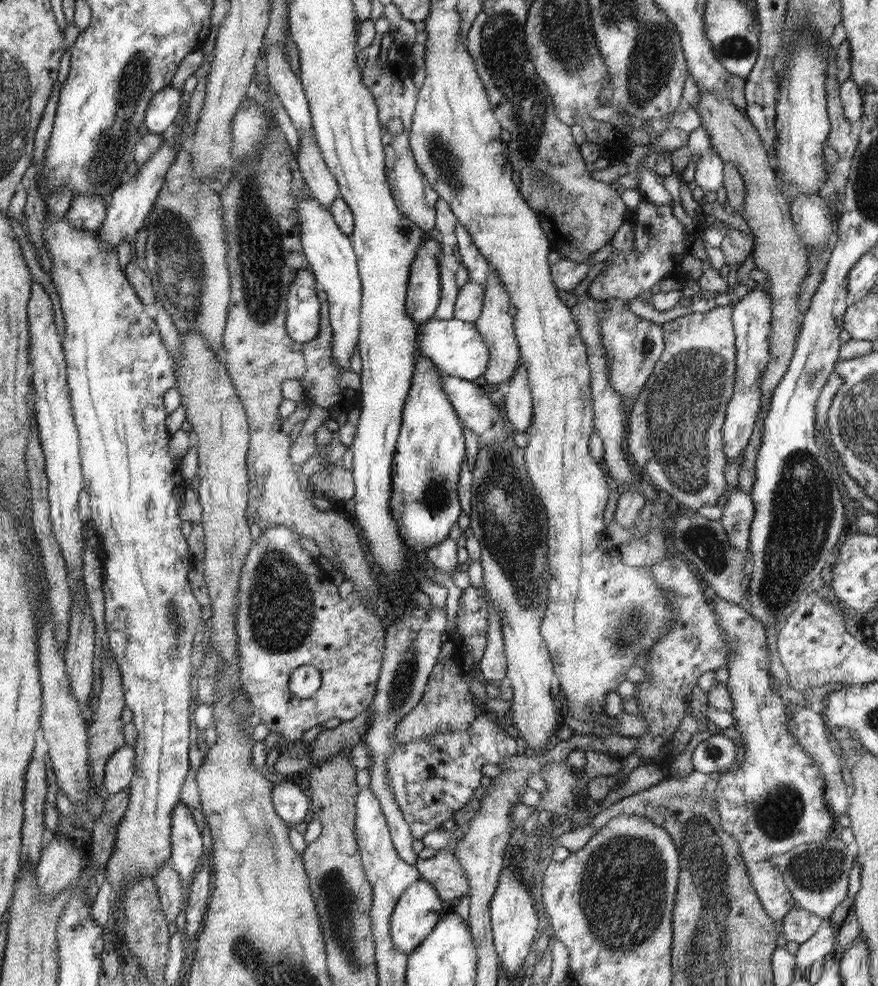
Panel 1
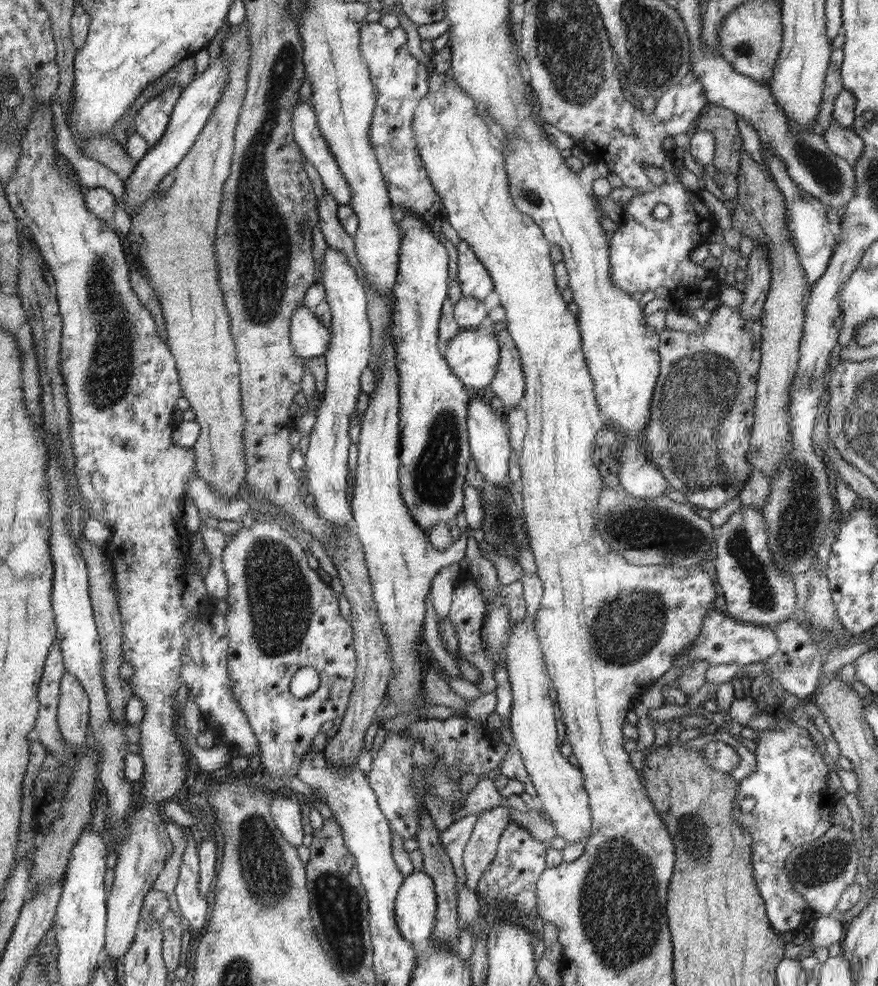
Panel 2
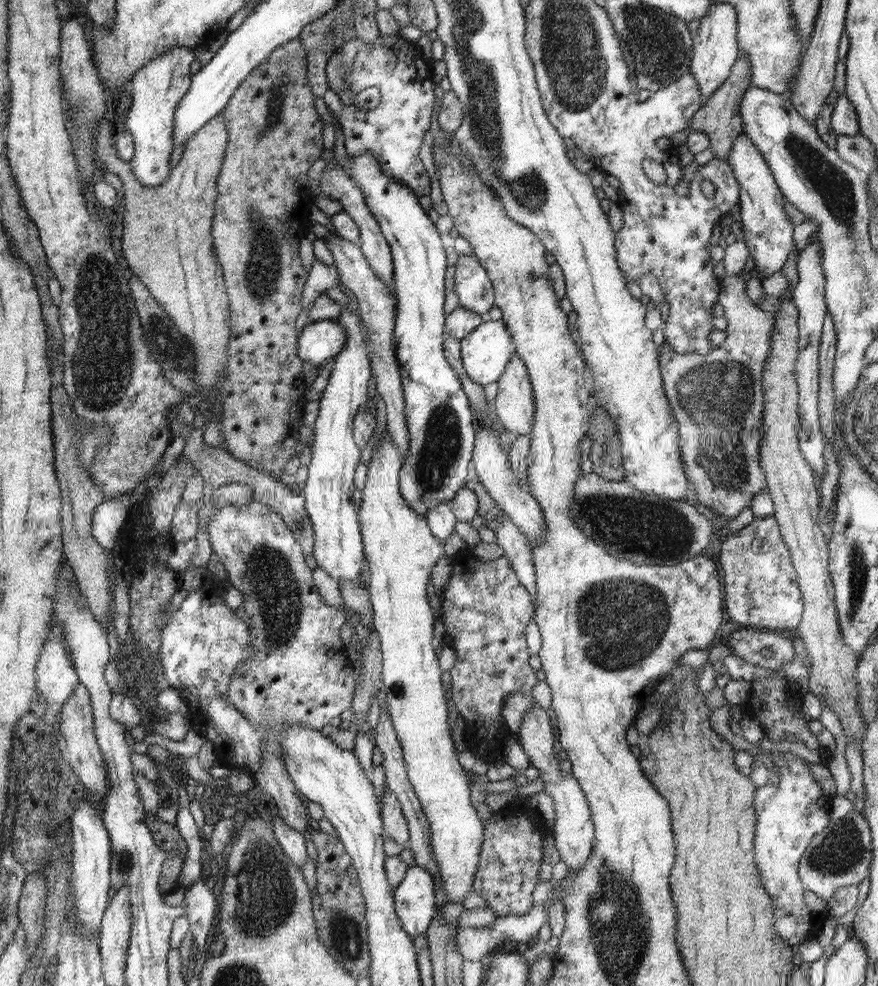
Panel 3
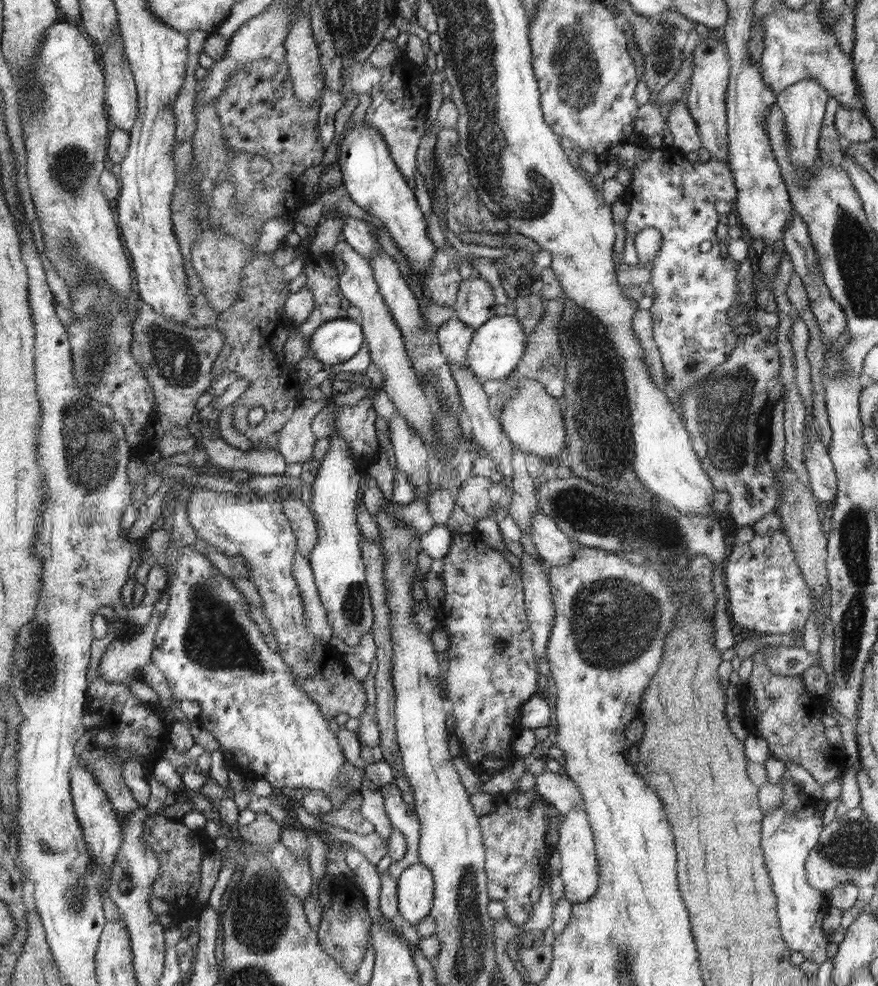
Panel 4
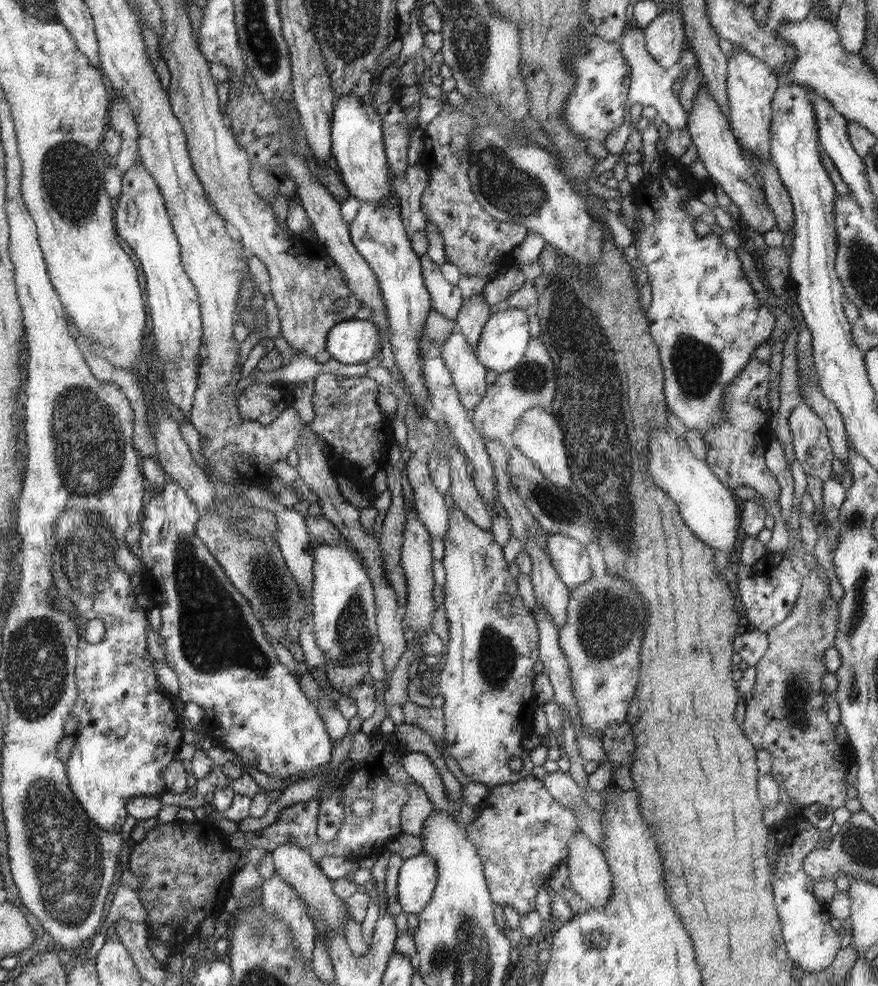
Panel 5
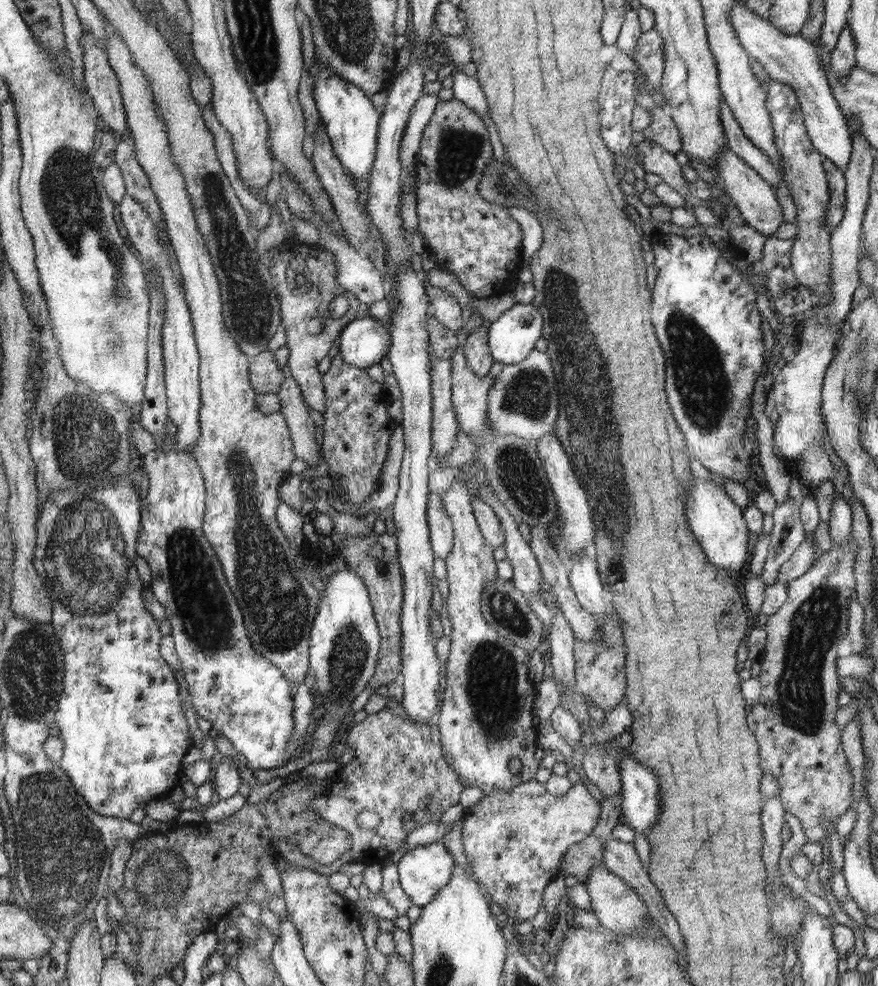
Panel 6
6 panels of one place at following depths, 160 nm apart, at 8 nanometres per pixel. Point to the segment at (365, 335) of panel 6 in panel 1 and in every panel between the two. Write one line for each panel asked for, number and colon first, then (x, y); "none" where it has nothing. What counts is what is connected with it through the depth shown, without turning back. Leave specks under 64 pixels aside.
1: (304, 309)
2: (310, 336)
3: (319, 343)
4: (336, 341)
5: (356, 341)

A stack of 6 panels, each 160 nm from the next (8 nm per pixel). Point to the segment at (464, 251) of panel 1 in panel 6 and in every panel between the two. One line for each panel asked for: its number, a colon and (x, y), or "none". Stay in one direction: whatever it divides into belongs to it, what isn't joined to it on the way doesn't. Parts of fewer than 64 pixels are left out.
2: (474, 279)
3: (473, 288)
4: (475, 305)
5: (475, 312)
6: (476, 348)

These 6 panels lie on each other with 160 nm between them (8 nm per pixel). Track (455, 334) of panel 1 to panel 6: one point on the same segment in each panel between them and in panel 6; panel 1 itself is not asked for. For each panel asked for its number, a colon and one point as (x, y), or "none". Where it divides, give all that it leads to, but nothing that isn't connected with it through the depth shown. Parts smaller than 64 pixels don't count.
2: (473, 354)
3: (486, 353)
4: (497, 346)
5: (505, 339)
6: (512, 337)

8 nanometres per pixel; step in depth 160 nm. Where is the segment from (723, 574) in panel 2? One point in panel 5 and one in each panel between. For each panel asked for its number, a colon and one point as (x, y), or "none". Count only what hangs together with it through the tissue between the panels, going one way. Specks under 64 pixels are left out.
3: (761, 590)
4: (767, 593)
5: (768, 589)

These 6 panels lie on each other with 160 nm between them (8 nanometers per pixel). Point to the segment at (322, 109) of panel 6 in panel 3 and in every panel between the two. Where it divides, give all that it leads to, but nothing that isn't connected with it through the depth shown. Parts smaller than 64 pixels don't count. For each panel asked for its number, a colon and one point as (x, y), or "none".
3: (440, 423)
4: (373, 181)
5: (359, 151)

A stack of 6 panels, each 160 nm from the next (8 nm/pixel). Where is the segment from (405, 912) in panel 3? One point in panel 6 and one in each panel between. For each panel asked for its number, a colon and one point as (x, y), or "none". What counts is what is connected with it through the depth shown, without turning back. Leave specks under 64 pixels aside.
4: (416, 887)
5: (417, 880)
6: (423, 871)

